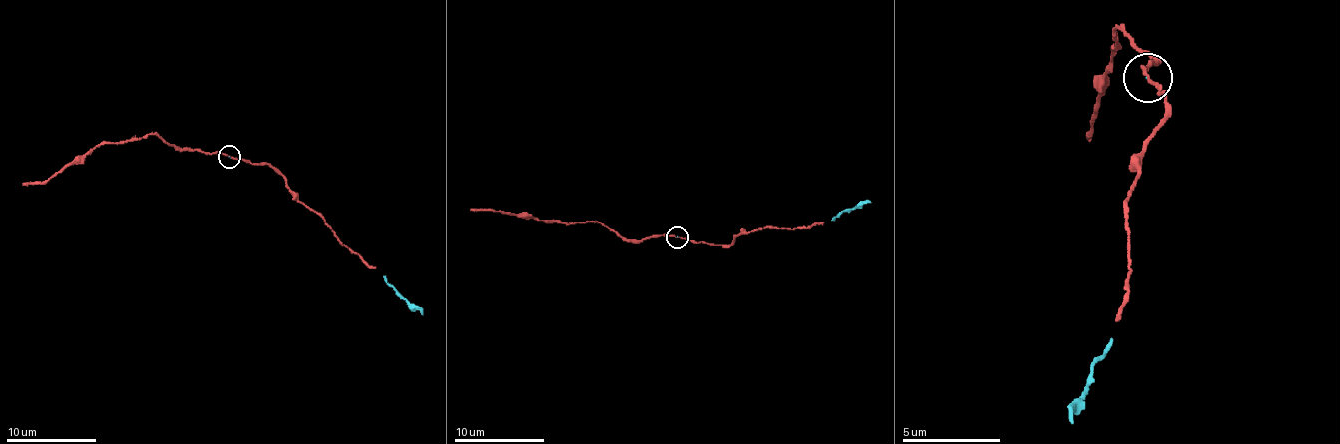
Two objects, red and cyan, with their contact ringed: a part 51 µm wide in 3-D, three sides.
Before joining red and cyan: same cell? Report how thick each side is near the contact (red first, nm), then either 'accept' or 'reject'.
140/50 nm | accept

